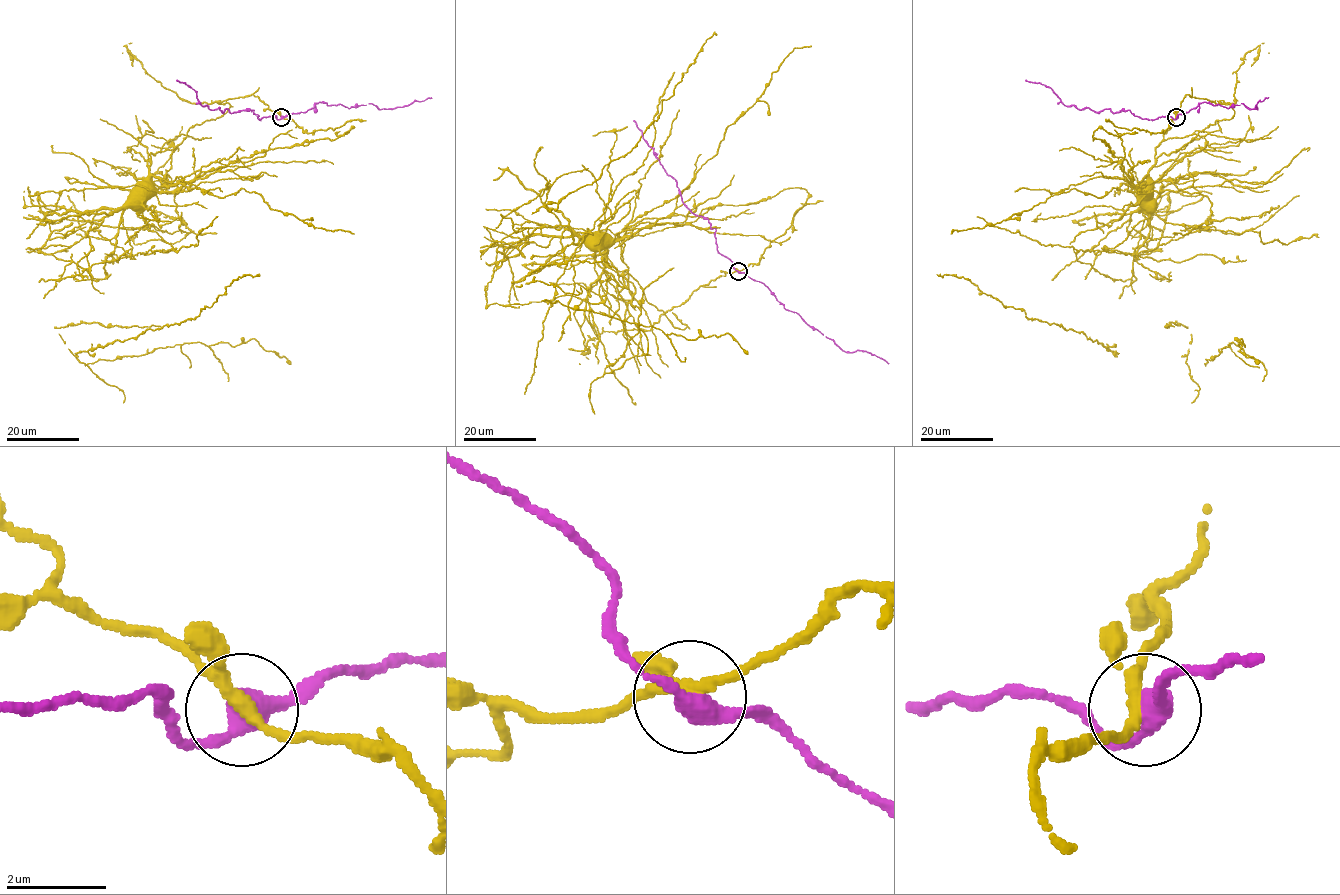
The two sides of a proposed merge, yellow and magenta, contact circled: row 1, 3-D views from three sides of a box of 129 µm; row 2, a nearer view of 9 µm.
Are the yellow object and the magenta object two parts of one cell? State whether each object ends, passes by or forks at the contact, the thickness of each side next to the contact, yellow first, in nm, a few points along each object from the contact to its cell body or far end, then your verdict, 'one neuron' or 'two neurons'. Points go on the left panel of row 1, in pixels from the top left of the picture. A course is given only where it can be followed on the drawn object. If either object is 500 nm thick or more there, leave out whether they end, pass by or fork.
yellow forks there; magenta passes by; 220 nm thick on the yellow side, 400 nm on the other; yellow runs (281, 117), (251, 94), (215, 101), (229, 108), (192, 125), (171, 150), (151, 153), (149, 175), (141, 188); magenta runs (281, 117), (259, 120), (252, 110), (210, 110), (201, 105), (191, 87), (176, 80); two neurons

